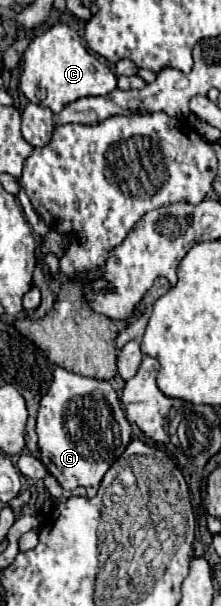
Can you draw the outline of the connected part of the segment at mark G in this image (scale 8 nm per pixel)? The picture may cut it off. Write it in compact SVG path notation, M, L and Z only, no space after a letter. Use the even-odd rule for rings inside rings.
M55 367L51 387L39 403L37 435L41 463L63 489L71 491L79 485L99 487L107 469L121 457L125 445L129 445L133 427L127 421L119 395L111 383Z

